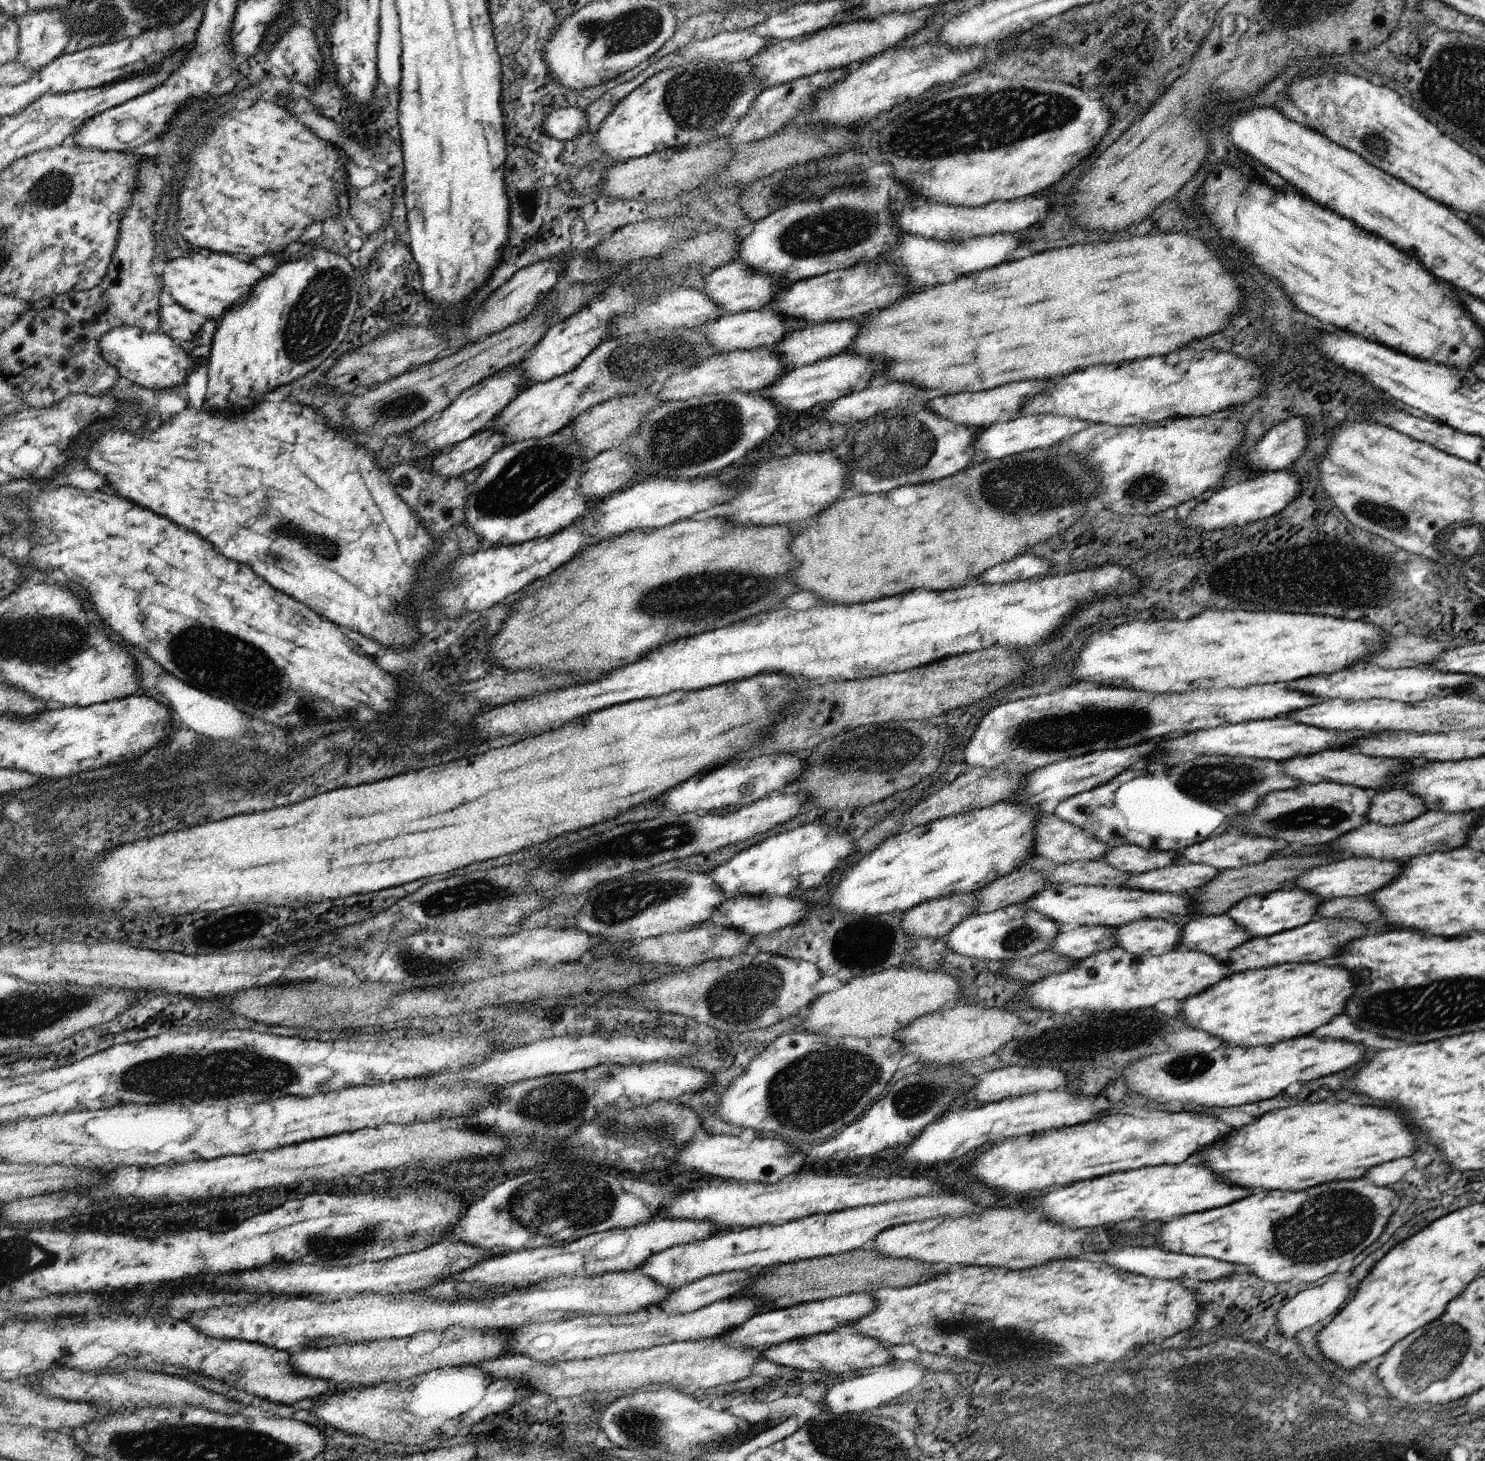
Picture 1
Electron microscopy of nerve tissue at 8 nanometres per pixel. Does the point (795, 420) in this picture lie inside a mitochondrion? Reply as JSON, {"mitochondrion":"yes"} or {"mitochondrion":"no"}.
{"mitochondrion":"no"}

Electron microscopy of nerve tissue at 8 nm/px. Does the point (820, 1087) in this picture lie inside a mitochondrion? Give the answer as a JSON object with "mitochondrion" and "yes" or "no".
{"mitochondrion":"yes"}

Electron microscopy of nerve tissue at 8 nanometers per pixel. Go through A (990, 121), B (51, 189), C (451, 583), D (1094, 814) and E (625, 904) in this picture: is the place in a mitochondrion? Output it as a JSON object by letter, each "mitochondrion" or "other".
{"A":"mitochondrion","B":"mitochondrion","C":"mitochondrion","D":"other","E":"mitochondrion"}

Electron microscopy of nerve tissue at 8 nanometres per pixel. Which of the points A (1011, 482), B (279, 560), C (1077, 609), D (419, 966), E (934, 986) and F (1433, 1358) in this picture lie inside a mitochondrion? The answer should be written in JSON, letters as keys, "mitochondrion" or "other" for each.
{"A":"mitochondrion","B":"mitochondrion","C":"other","D":"mitochondrion","E":"other","F":"mitochondrion"}

